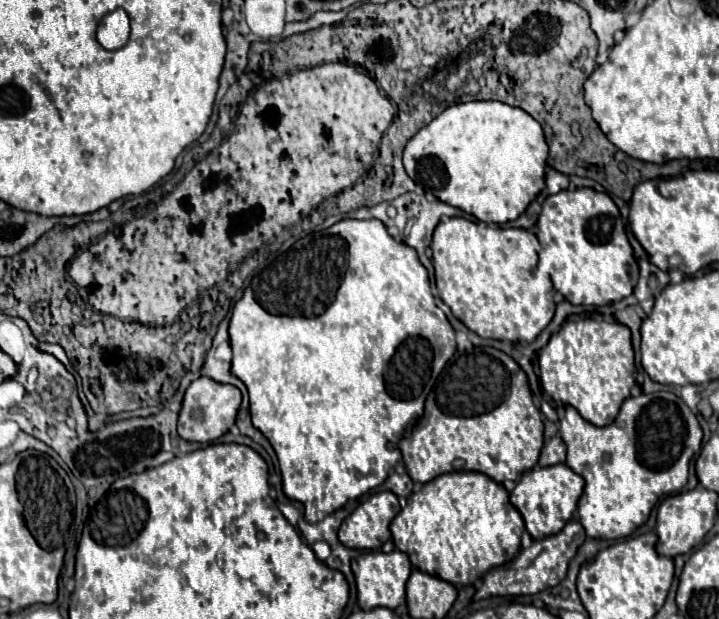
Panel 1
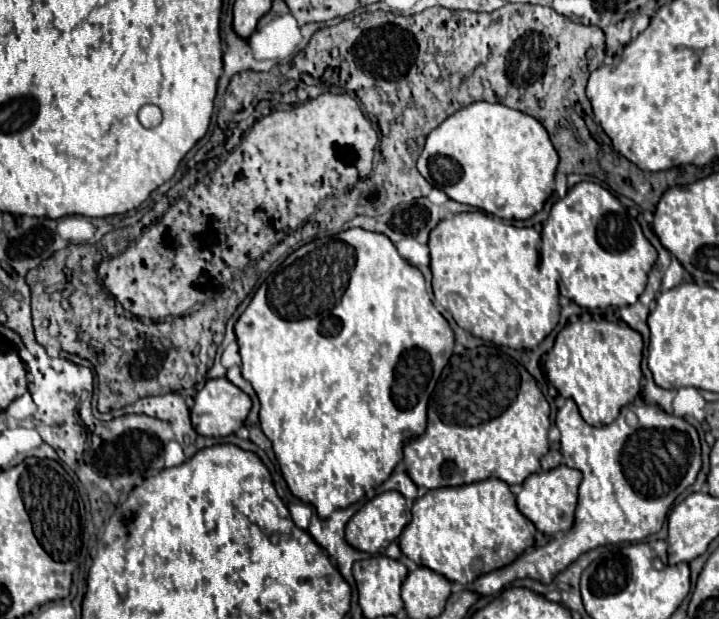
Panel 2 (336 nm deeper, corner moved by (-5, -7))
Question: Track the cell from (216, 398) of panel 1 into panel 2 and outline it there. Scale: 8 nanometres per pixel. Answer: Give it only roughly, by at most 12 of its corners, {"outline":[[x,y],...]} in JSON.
{"outline":[[227,378],[207,380],[191,420],[201,436],[243,426],[251,398]]}

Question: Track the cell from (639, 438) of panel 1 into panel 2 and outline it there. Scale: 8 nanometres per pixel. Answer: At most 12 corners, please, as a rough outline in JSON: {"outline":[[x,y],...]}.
{"outline":[[567,400],[563,464],[583,472],[567,534],[479,576],[549,584],[583,552],[659,532],[701,468],[697,430],[629,404],[595,428]]}

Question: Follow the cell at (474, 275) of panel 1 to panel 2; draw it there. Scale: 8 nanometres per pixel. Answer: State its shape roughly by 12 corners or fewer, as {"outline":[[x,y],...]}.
{"outline":[[483,212],[429,232],[433,294],[469,334],[559,322],[543,229]]}

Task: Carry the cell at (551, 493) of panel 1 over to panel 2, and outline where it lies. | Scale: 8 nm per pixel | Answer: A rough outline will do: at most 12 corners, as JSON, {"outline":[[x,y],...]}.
{"outline":[[565,464],[523,482],[517,508],[547,536],[575,522],[581,472]]}

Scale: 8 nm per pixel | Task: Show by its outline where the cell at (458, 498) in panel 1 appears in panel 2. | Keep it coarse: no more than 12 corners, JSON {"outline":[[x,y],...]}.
{"outline":[[499,478],[429,490],[397,540],[463,586],[537,532]]}

